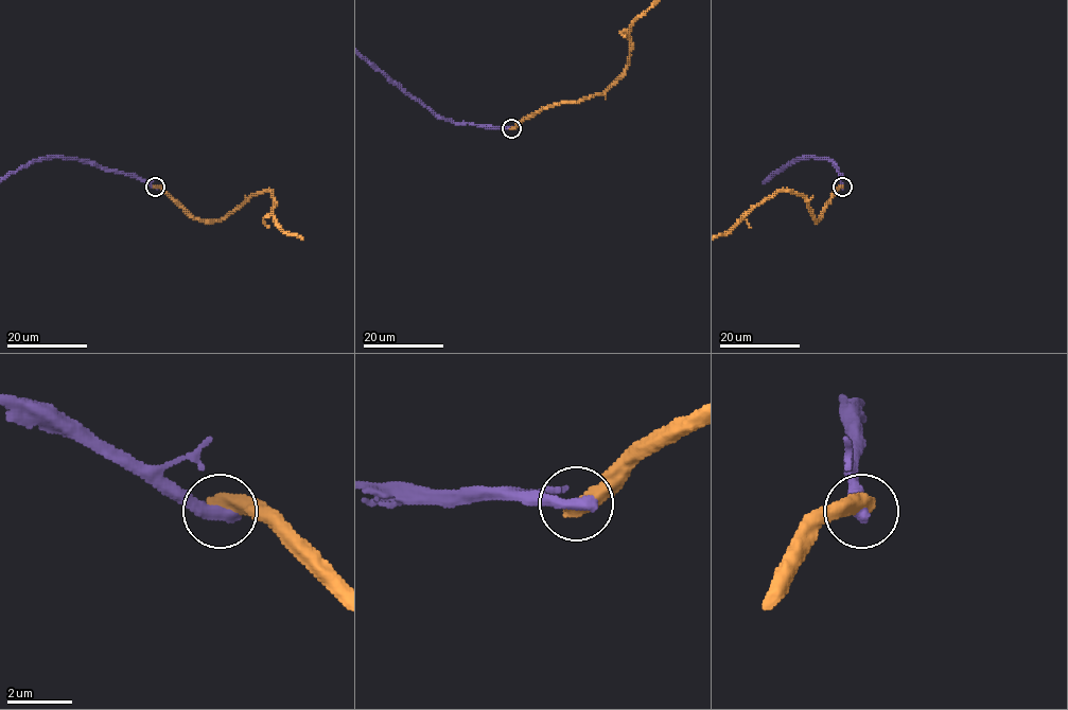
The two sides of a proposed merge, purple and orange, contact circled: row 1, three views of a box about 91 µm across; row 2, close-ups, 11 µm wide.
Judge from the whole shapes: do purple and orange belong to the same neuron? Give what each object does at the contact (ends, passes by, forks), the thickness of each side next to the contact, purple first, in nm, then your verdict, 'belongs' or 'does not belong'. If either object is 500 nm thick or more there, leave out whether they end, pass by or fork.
calibres 480 and 550 nm; does not belong

